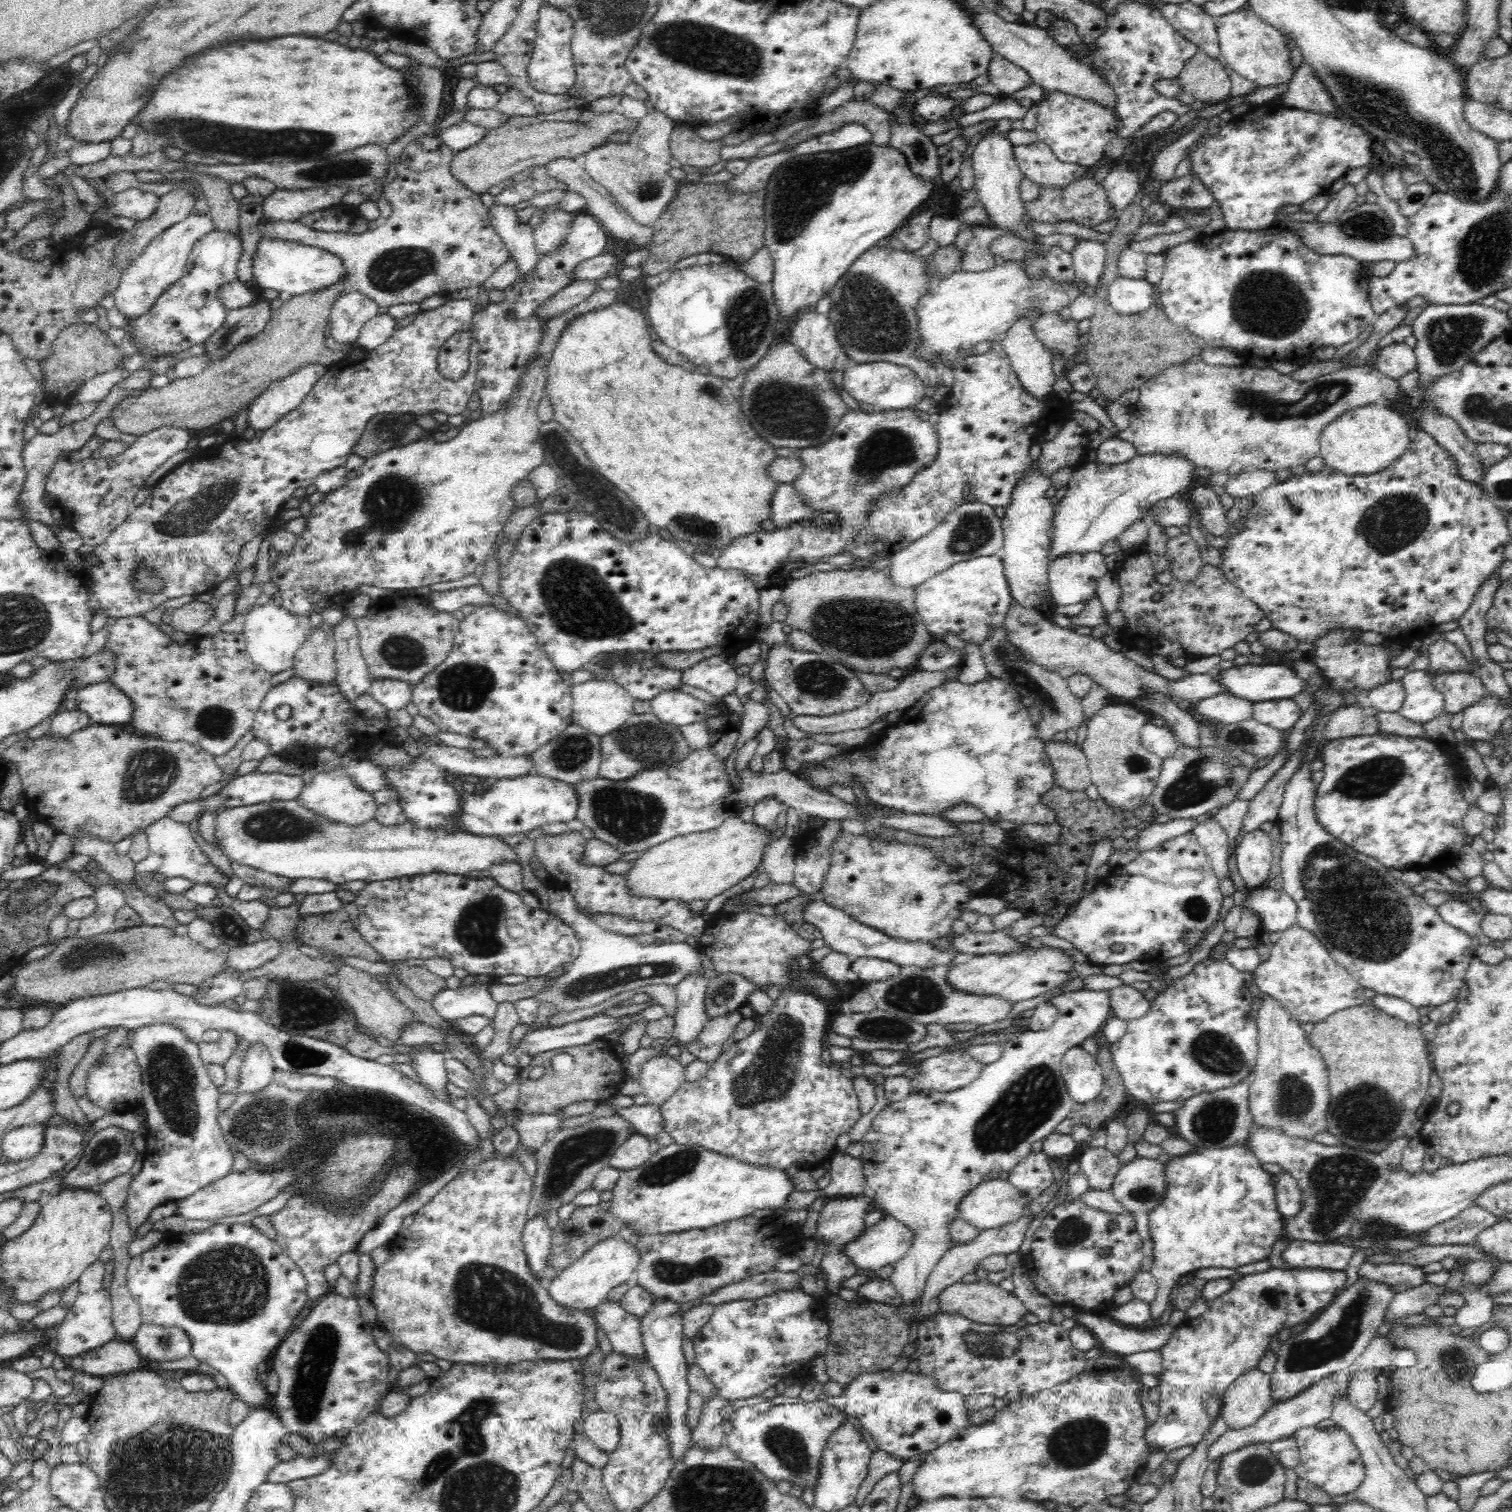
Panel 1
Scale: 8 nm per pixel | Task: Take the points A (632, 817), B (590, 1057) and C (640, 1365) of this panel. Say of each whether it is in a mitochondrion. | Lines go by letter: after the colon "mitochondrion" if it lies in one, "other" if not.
A: mitochondrion
B: other
C: other

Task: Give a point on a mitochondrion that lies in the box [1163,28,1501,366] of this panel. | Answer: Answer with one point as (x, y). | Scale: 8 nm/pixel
(1385, 107)

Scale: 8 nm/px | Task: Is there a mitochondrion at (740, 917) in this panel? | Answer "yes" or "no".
no

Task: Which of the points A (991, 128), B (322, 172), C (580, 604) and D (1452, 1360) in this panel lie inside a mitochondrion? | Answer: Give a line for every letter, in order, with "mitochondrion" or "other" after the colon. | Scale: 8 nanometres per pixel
A: other
B: mitochondrion
C: mitochondrion
D: mitochondrion

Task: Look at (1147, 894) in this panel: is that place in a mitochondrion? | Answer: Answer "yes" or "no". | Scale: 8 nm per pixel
no

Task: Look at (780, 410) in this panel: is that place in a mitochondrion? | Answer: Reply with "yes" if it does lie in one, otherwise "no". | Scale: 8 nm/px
yes

